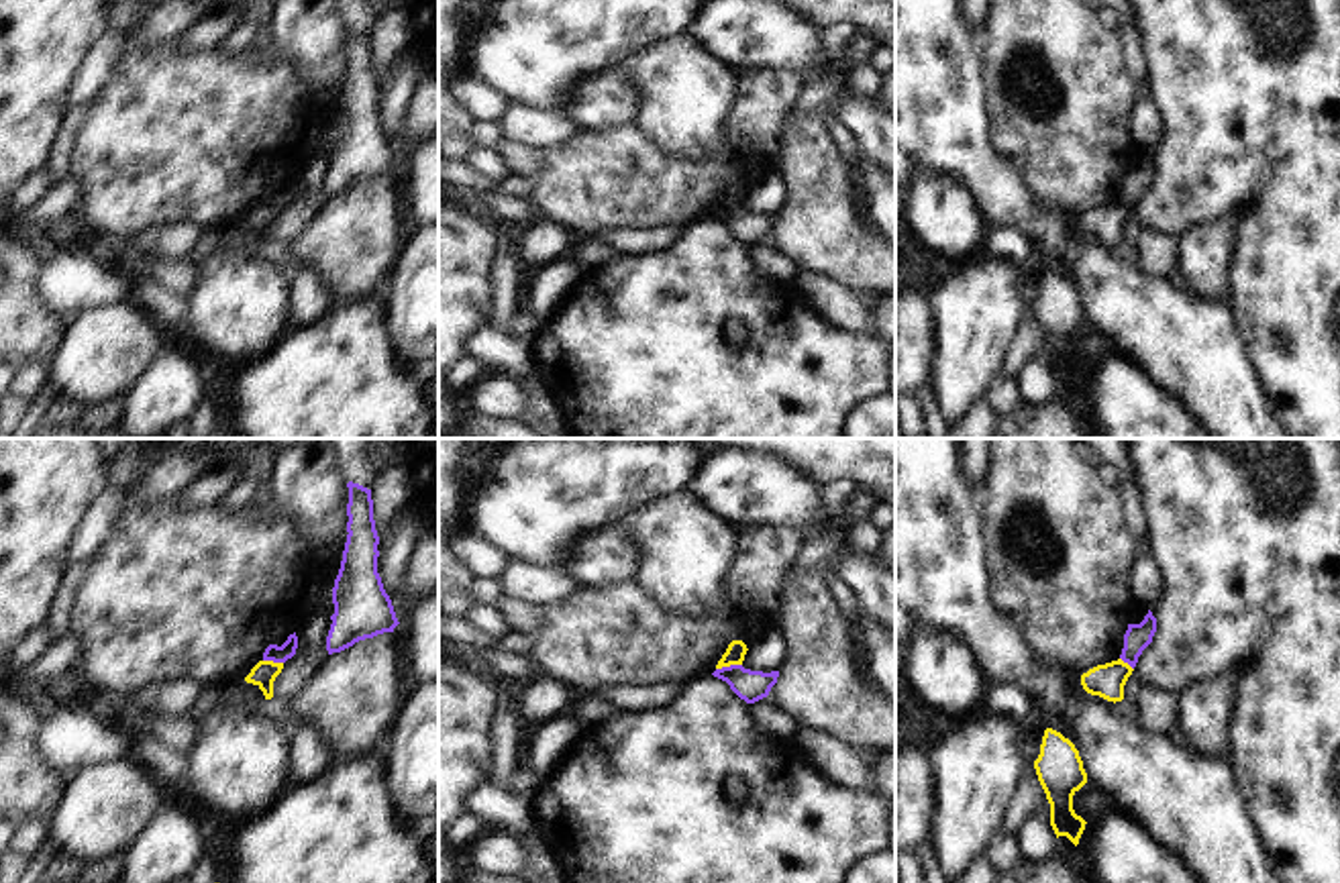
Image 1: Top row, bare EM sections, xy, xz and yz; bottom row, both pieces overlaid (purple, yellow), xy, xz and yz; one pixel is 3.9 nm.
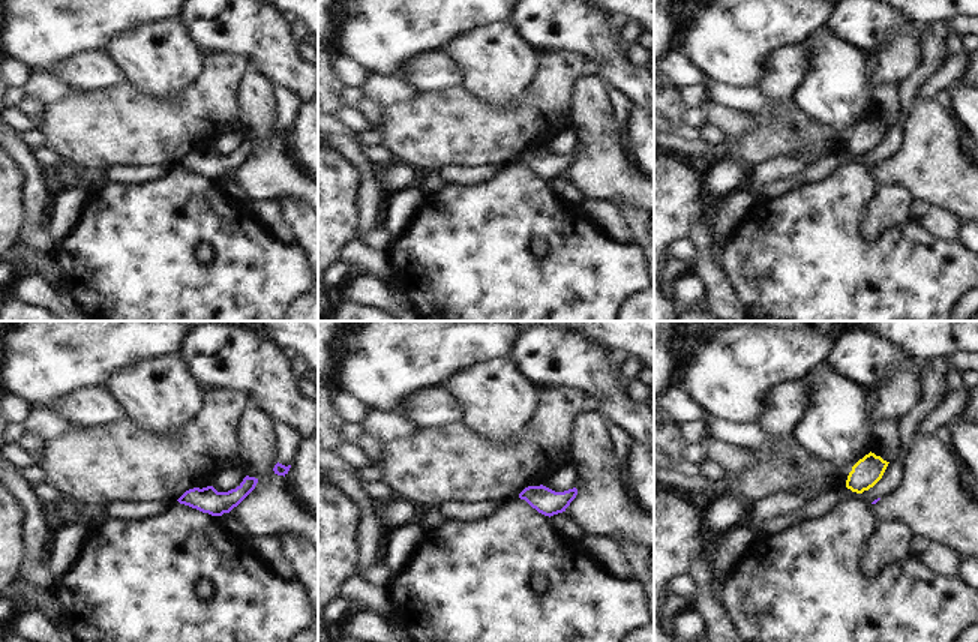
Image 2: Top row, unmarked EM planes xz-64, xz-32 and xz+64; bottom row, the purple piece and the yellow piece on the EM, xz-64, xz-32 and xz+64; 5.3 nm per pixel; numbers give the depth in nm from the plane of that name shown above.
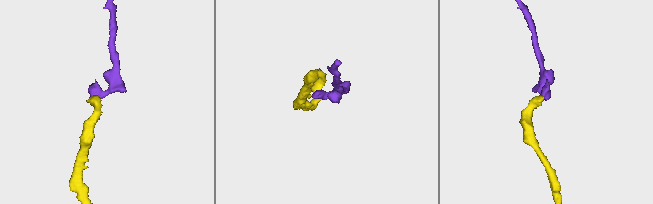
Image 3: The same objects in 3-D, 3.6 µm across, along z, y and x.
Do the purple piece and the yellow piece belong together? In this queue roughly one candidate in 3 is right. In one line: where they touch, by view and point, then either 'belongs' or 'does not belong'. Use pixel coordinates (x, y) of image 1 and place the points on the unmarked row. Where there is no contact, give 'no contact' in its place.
xz (731, 209) | does not belong

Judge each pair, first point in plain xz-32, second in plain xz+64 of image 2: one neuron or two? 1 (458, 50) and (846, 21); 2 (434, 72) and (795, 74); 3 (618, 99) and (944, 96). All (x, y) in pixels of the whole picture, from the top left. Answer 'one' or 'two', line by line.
1: two
2: one
3: one

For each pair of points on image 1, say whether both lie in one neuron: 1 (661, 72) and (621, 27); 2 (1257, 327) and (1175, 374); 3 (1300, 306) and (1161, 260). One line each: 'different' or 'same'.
1: different
2: different
3: different

